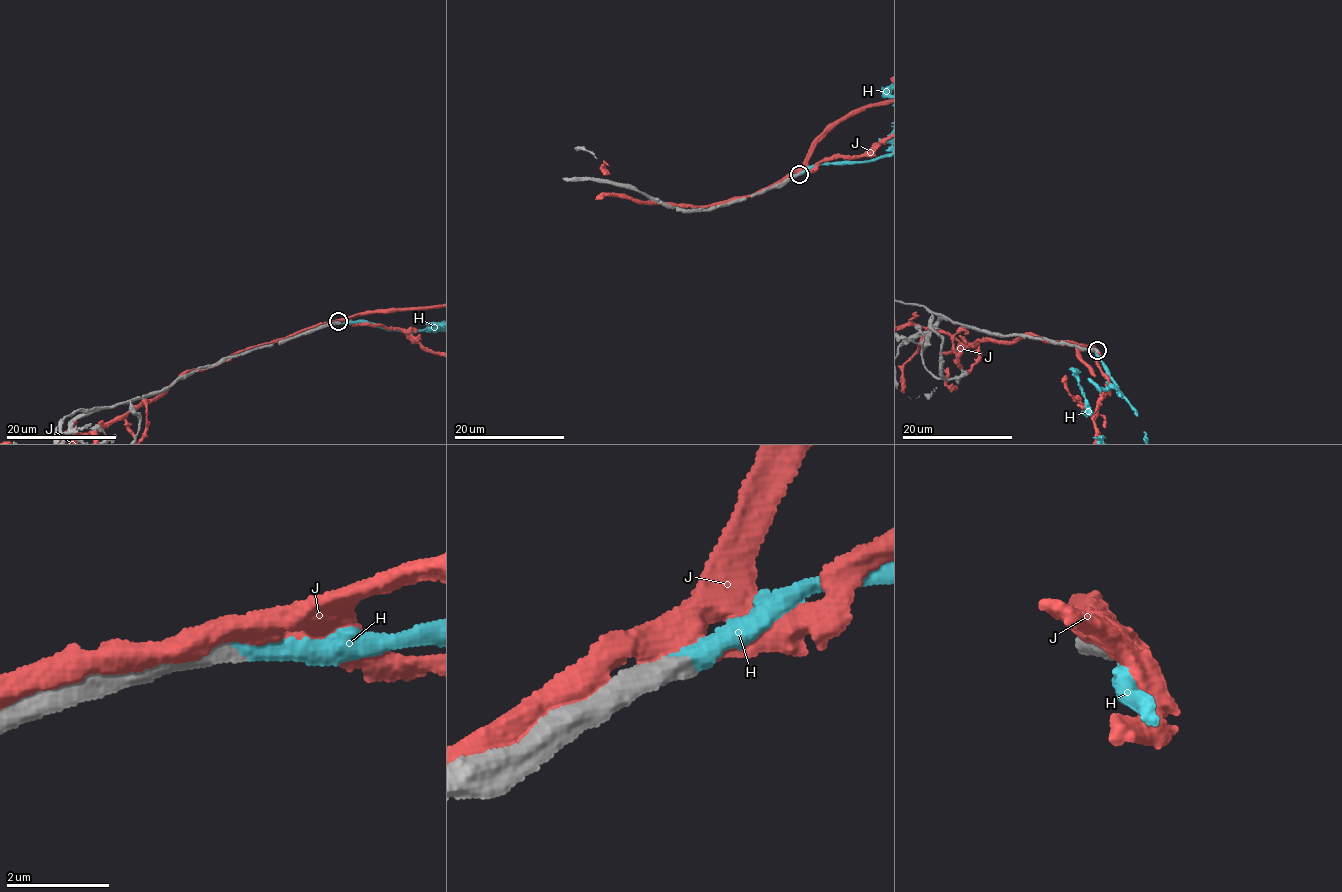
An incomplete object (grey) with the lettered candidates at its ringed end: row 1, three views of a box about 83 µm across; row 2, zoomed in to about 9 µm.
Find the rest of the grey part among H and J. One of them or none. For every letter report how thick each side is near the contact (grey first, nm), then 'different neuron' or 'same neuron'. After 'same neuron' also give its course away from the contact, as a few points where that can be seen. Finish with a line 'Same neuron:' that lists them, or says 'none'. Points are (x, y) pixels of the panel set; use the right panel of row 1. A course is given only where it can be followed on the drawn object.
H: 500/420 nm | same neuron
J: 440/460 nm | different neuron
Same neuron: H

